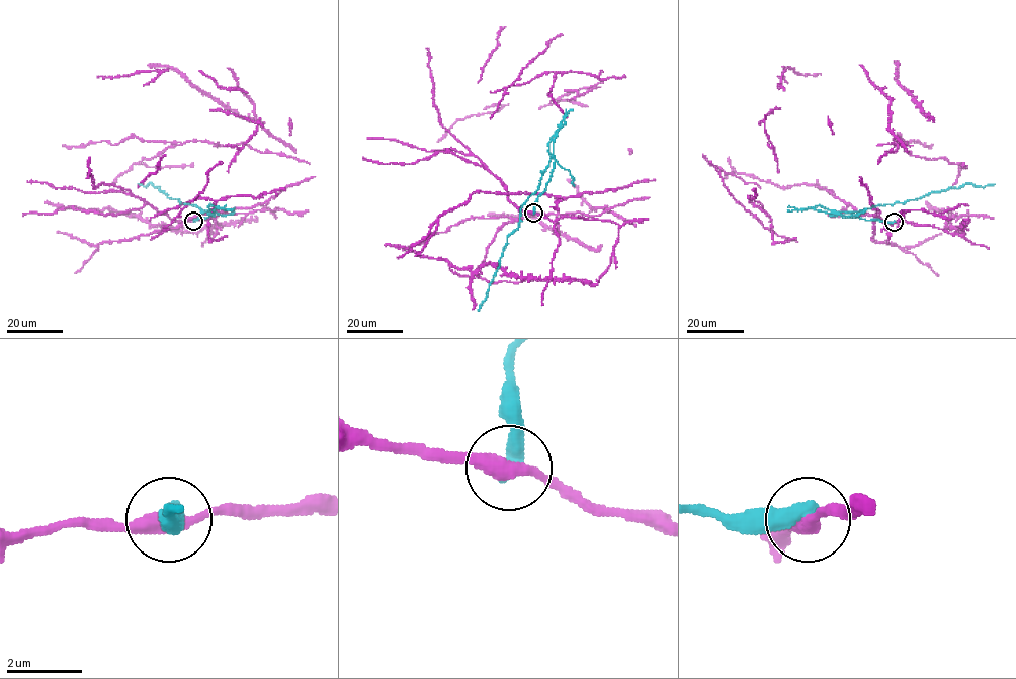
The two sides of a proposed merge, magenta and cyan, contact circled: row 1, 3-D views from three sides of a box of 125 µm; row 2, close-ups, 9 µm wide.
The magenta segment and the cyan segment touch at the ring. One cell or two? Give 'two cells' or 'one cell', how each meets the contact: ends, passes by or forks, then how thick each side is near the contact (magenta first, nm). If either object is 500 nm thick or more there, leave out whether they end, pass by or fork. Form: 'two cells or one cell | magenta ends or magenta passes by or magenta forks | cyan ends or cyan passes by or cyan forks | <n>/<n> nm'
two cells | magenta passes by | cyan ends | 380/480 nm

